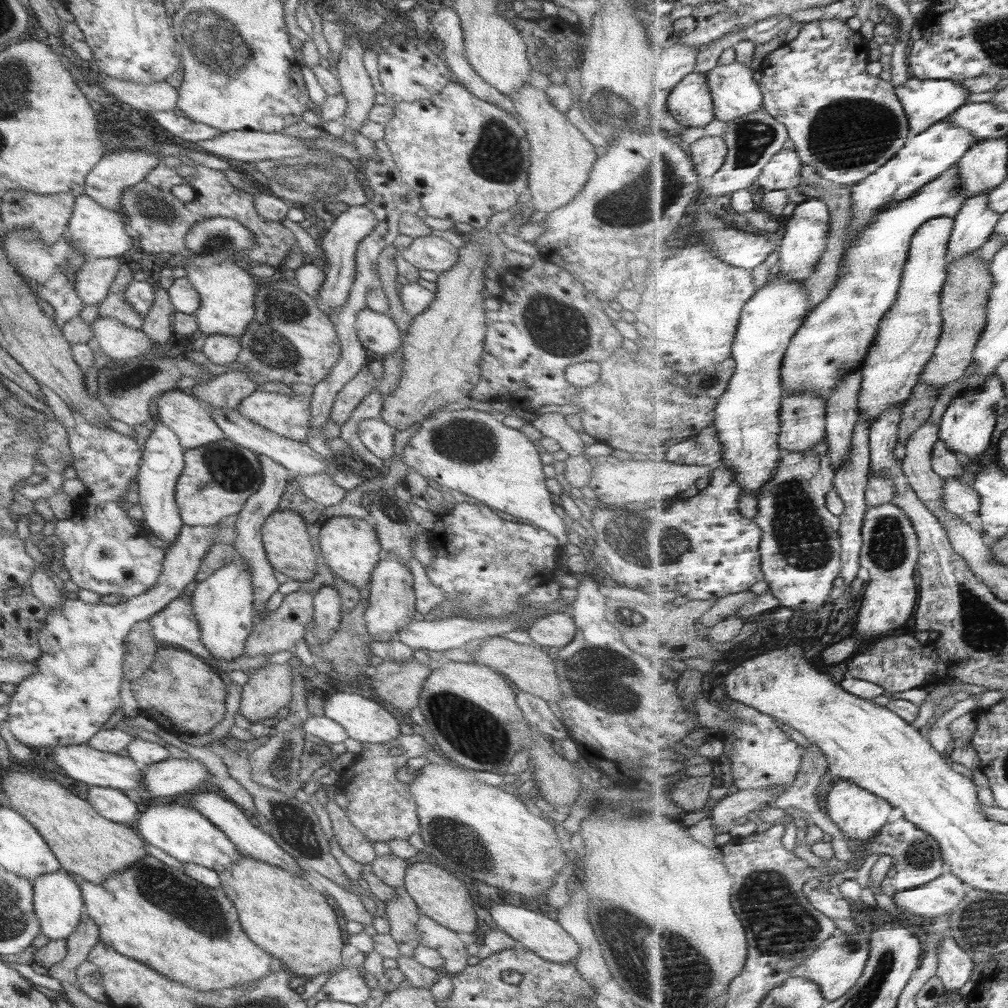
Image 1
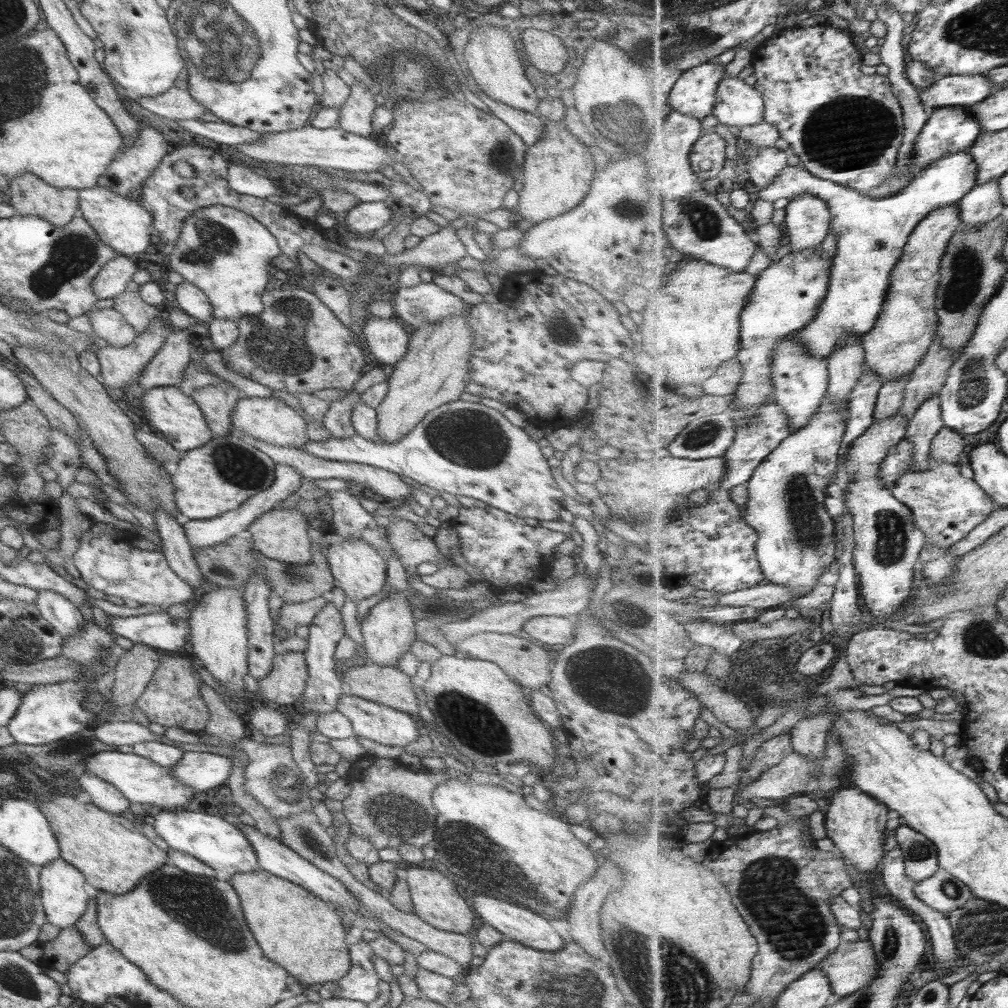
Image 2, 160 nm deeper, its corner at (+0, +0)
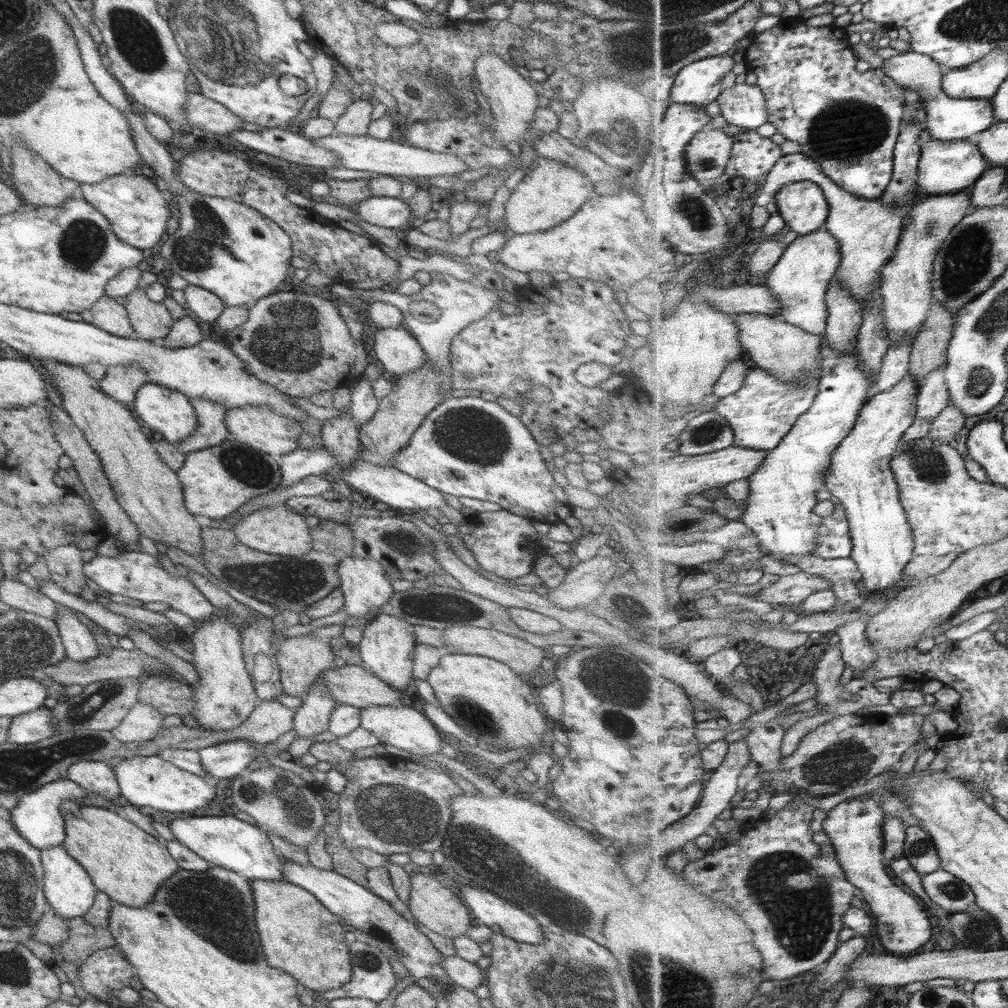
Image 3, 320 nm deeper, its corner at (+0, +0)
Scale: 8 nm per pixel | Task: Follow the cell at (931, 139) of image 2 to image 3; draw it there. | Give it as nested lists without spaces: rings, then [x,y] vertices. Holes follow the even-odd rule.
[[[907,50],[885,59],[881,67],[903,89],[919,92],[919,98],[925,102],[927,110],[926,129],[931,132],[933,140],[976,140],[977,136],[995,124],[992,102],[973,98],[950,98],[941,88],[940,65],[930,56]]]

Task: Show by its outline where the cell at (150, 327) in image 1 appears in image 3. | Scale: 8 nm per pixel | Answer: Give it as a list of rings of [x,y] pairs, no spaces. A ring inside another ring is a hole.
[[[107,366],[98,387],[109,398],[126,406],[131,404],[136,390],[147,383],[147,377],[136,366]]]

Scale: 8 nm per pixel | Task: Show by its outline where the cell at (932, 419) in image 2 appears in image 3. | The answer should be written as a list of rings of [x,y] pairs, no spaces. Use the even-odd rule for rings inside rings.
[[[946,368],[933,370],[933,373],[927,376],[925,384],[920,388],[917,419],[929,419],[933,422],[938,414],[952,403],[945,370]]]

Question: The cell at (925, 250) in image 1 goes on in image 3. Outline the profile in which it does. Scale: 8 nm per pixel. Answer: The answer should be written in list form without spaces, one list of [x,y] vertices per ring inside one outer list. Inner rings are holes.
[[[970,190],[940,195],[917,196],[905,220],[905,232],[901,234],[896,253],[880,270],[879,286],[888,339],[902,341],[920,333],[928,319],[933,296],[934,262],[944,240],[971,212],[973,208]]]

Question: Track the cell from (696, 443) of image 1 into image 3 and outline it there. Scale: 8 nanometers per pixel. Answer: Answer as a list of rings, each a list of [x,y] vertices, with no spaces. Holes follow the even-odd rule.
[[[716,410],[701,412],[690,417],[689,428],[681,432],[681,444],[676,447],[676,453],[681,455],[697,456],[720,451],[734,444],[734,430],[729,426],[727,419]]]

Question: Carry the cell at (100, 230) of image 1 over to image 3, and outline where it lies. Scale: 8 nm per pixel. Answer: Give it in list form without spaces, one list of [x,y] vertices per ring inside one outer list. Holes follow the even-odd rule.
[[[109,176],[95,184],[80,184],[79,192],[97,212],[100,212],[115,234],[117,240],[143,250],[156,244],[165,231],[165,223],[170,218],[168,196],[161,193],[148,179],[134,176]]]

